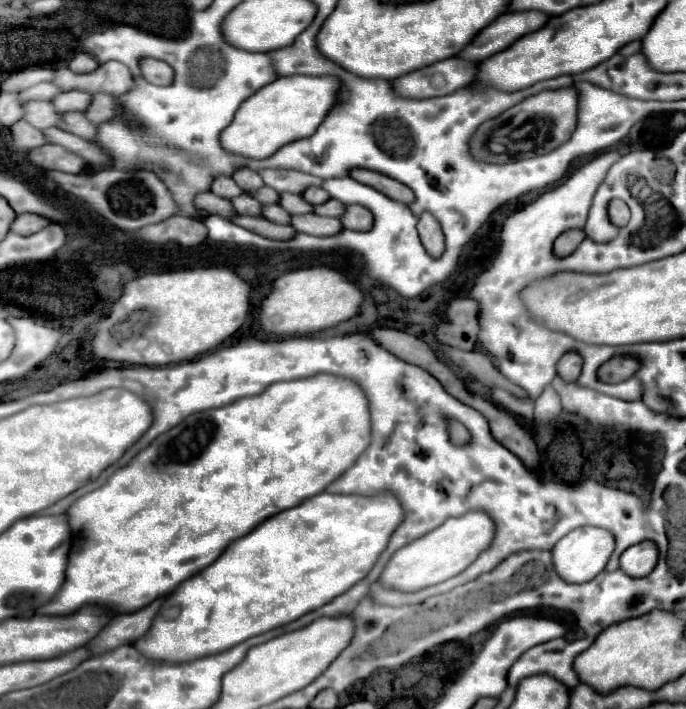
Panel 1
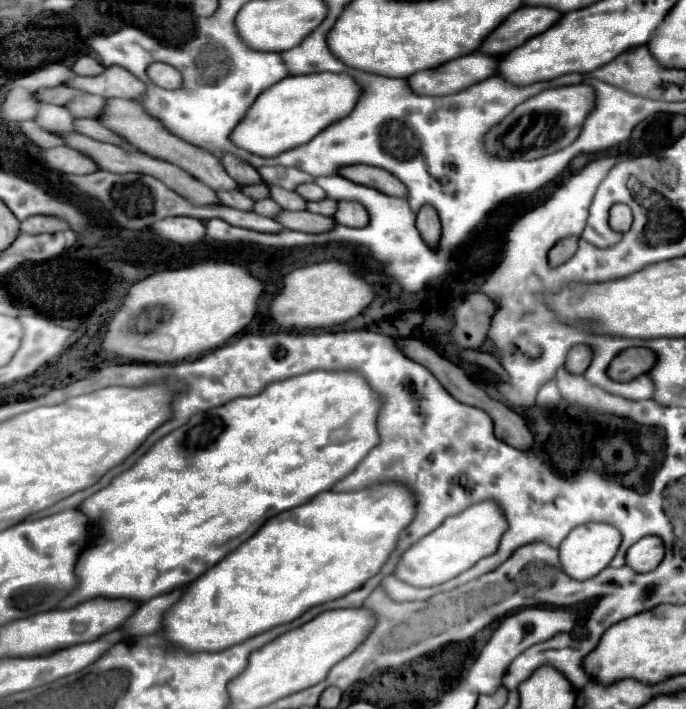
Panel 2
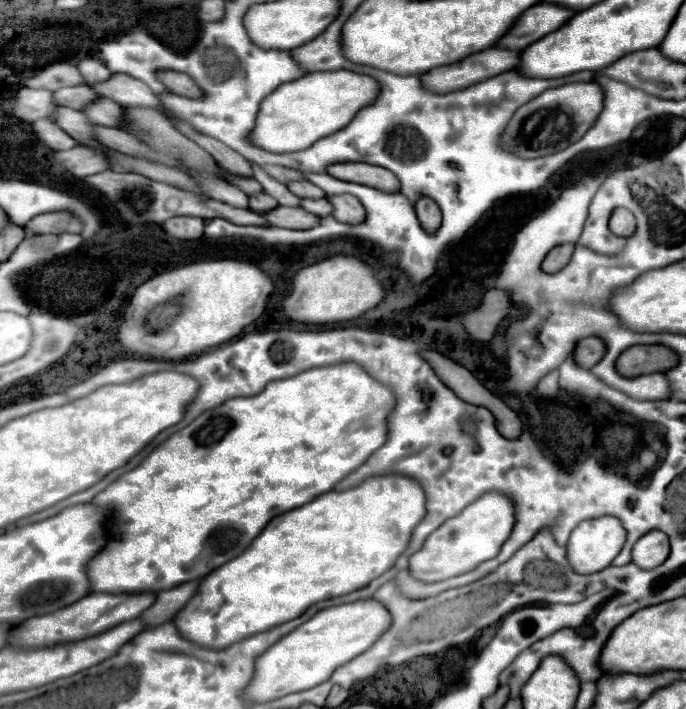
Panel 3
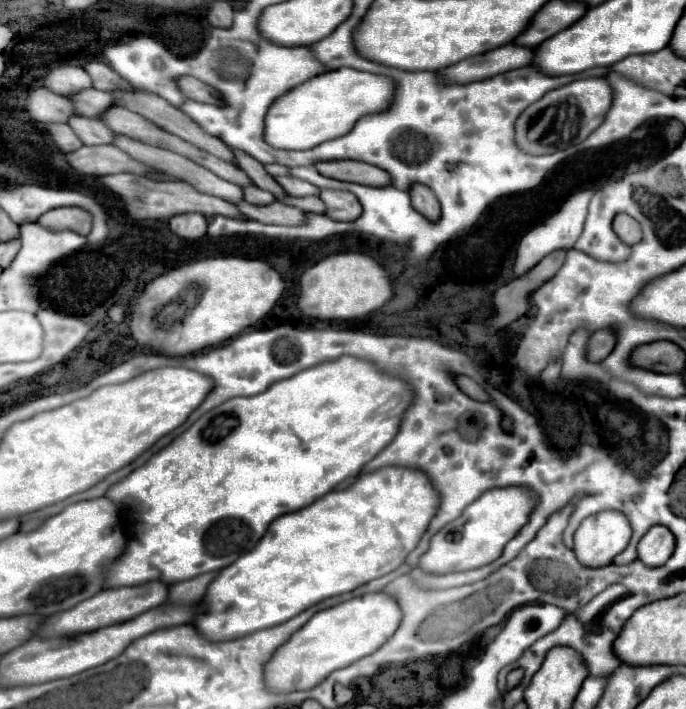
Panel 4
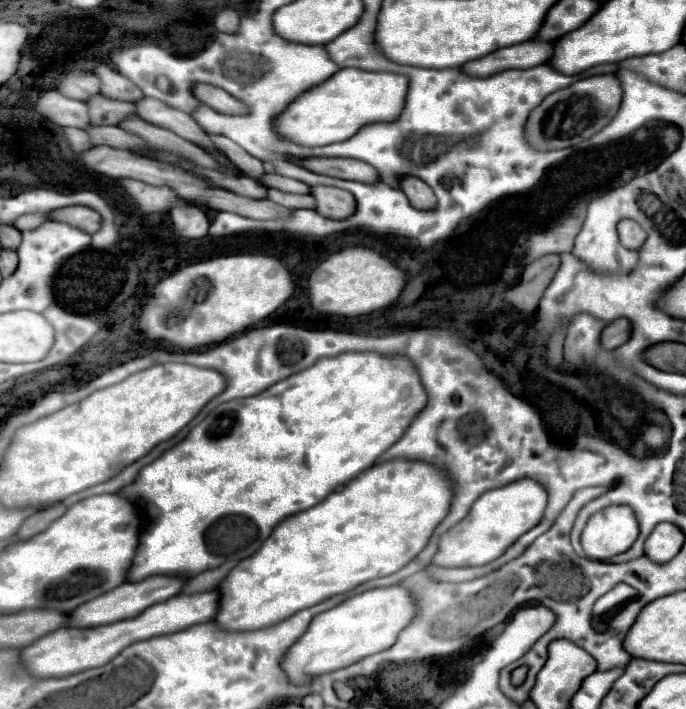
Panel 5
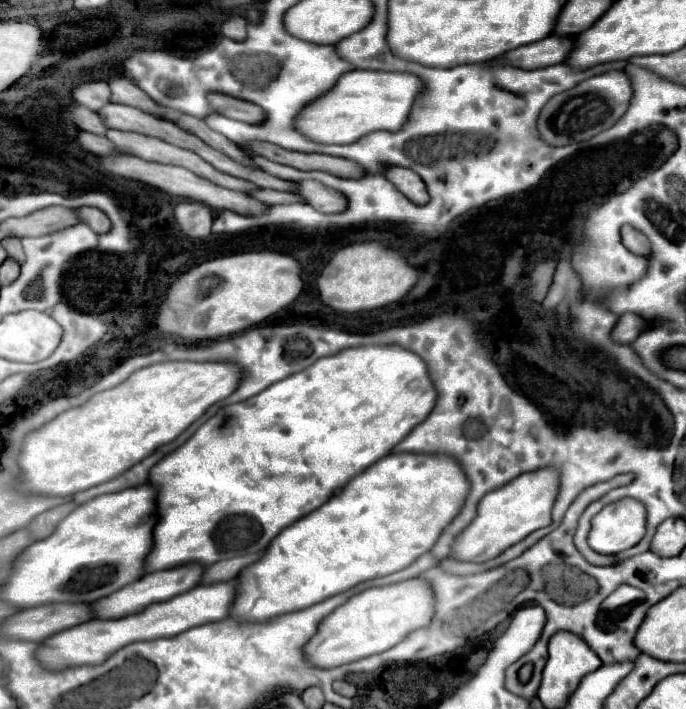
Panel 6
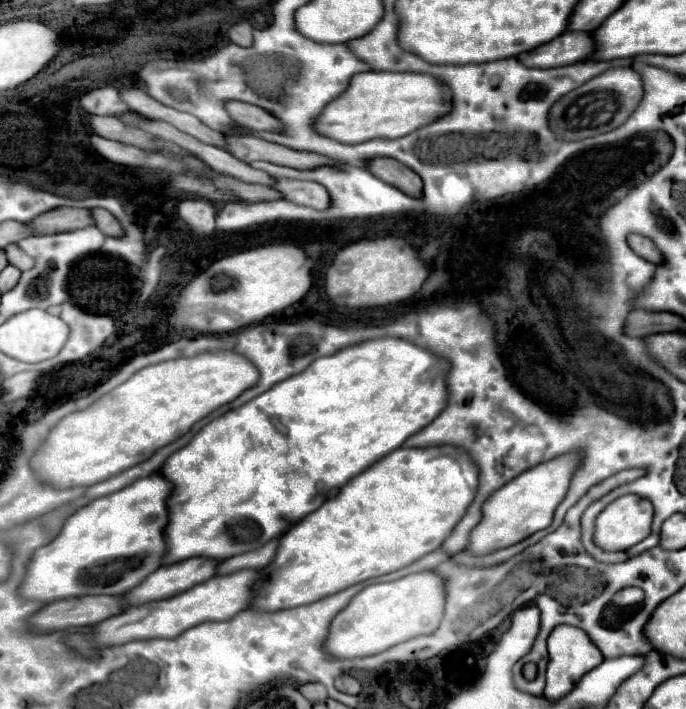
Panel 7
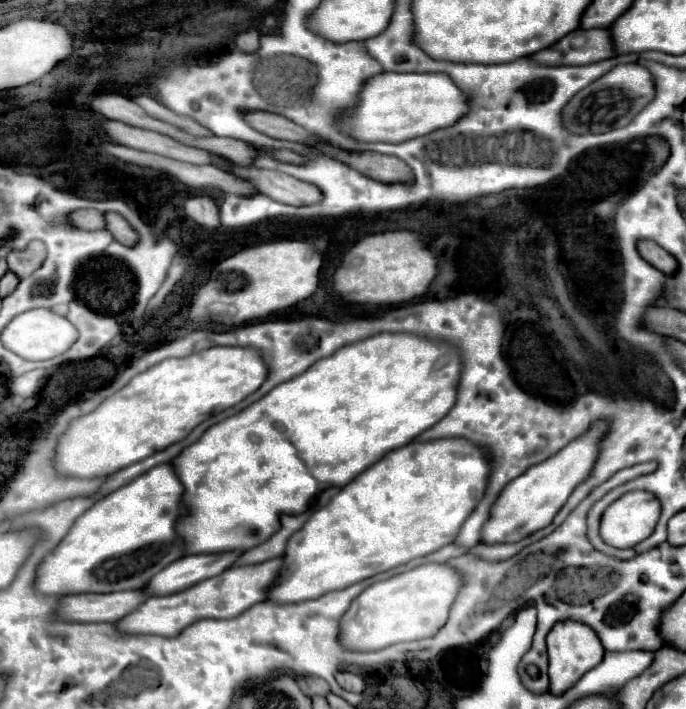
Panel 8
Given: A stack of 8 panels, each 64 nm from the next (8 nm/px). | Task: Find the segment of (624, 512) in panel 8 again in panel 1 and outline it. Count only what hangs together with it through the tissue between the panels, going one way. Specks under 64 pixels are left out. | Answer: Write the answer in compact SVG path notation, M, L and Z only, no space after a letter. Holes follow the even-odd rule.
M582 526L572 530L570 534L566 534L552 550L552 564L554 570L560 574L562 580L570 582L570 584L582 584L592 580L596 574L600 574L604 570L604 566L608 564L612 552L614 552L614 536L612 532L604 530L604 528L596 528L596 526Z

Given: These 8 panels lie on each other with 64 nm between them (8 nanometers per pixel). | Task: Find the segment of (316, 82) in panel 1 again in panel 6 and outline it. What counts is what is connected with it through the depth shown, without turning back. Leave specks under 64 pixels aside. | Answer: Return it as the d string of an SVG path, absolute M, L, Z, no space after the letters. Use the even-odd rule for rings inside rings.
M352 70L346 72L336 88L328 92L328 96L322 96L316 100L316 104L308 104L308 108L300 114L300 120L296 120L296 128L304 132L306 136L312 136L314 140L320 140L322 144L352 144L360 140L366 134L386 130L386 132L400 132L402 126L408 122L408 116L412 112L412 106L416 102L416 96L424 92L424 82L408 72L374 72L374 70Z

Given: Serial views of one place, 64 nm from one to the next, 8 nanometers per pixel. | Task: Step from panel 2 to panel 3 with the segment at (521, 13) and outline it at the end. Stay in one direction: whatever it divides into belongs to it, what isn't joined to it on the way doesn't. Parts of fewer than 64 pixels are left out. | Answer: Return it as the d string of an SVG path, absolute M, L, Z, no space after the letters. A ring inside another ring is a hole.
M540 2L532 6L530 10L520 16L520 20L514 24L514 28L496 44L498 48L528 48L536 40L544 38L546 34L558 30L562 24L566 24L576 12L568 10L558 4Z

